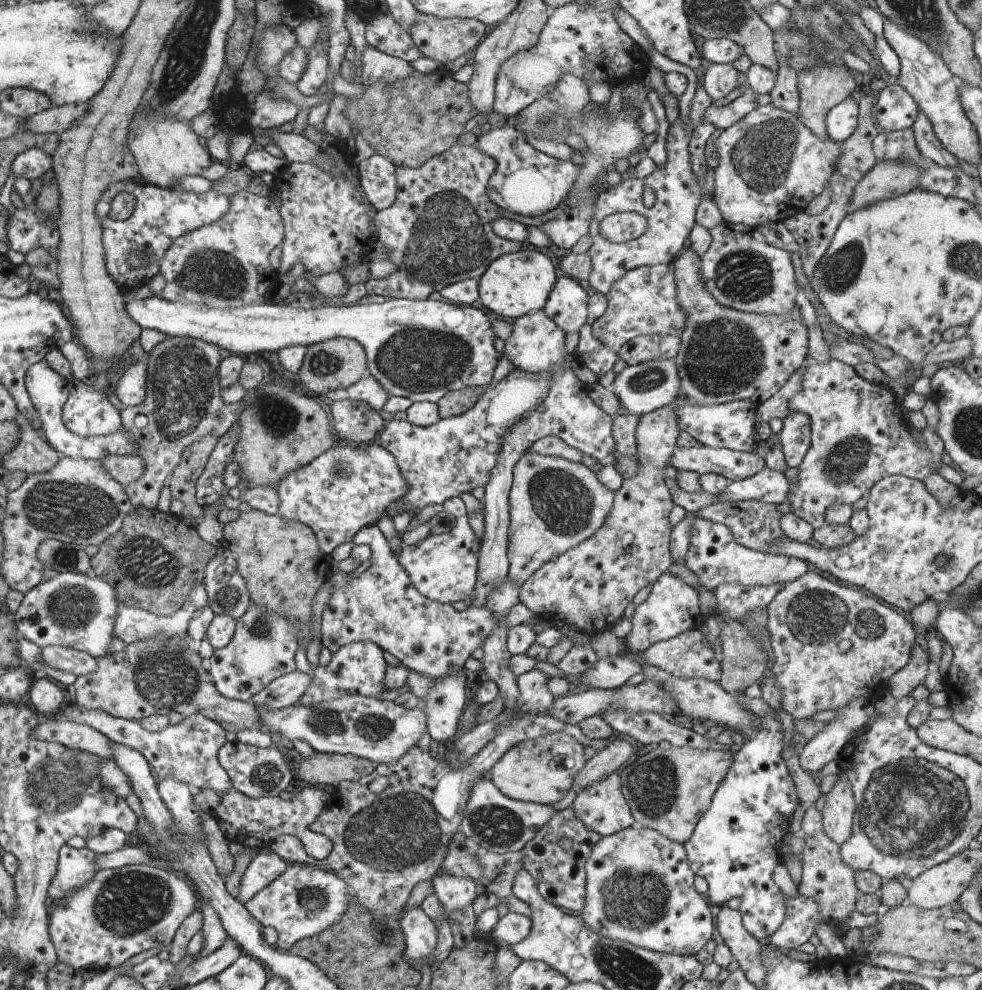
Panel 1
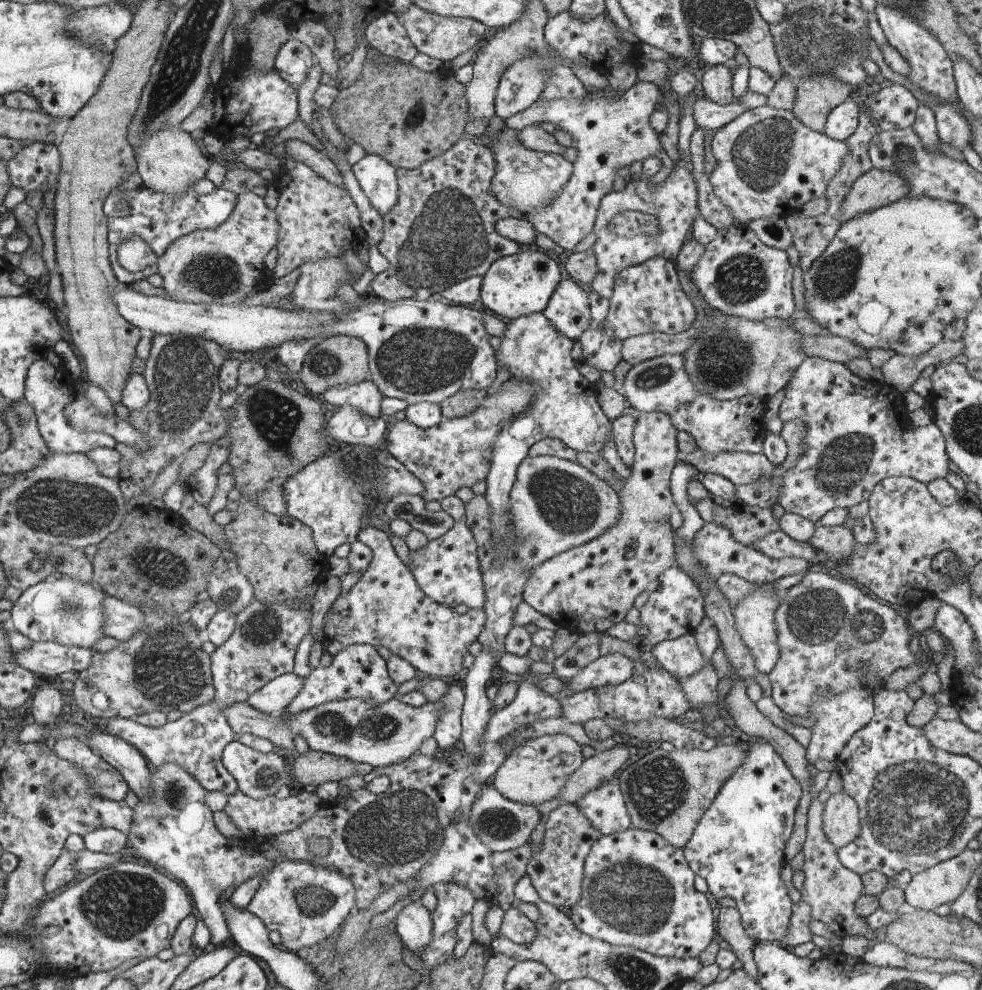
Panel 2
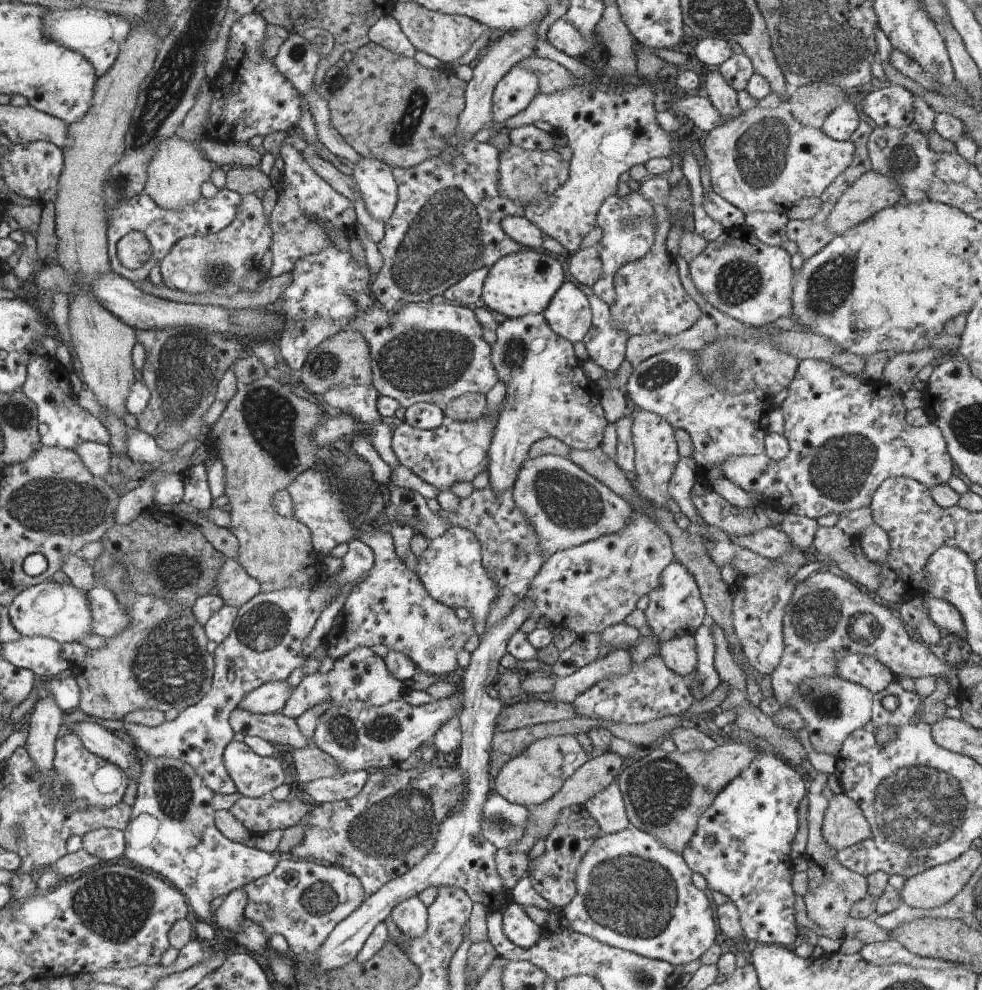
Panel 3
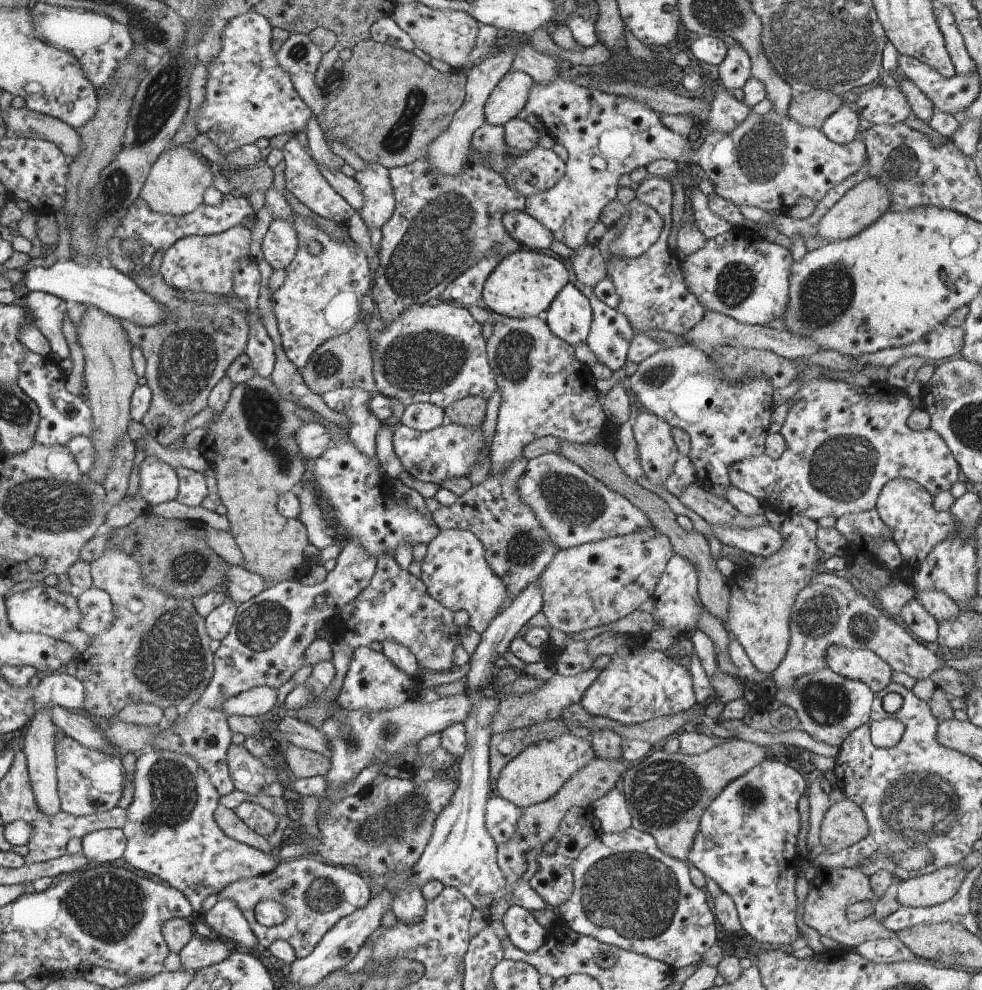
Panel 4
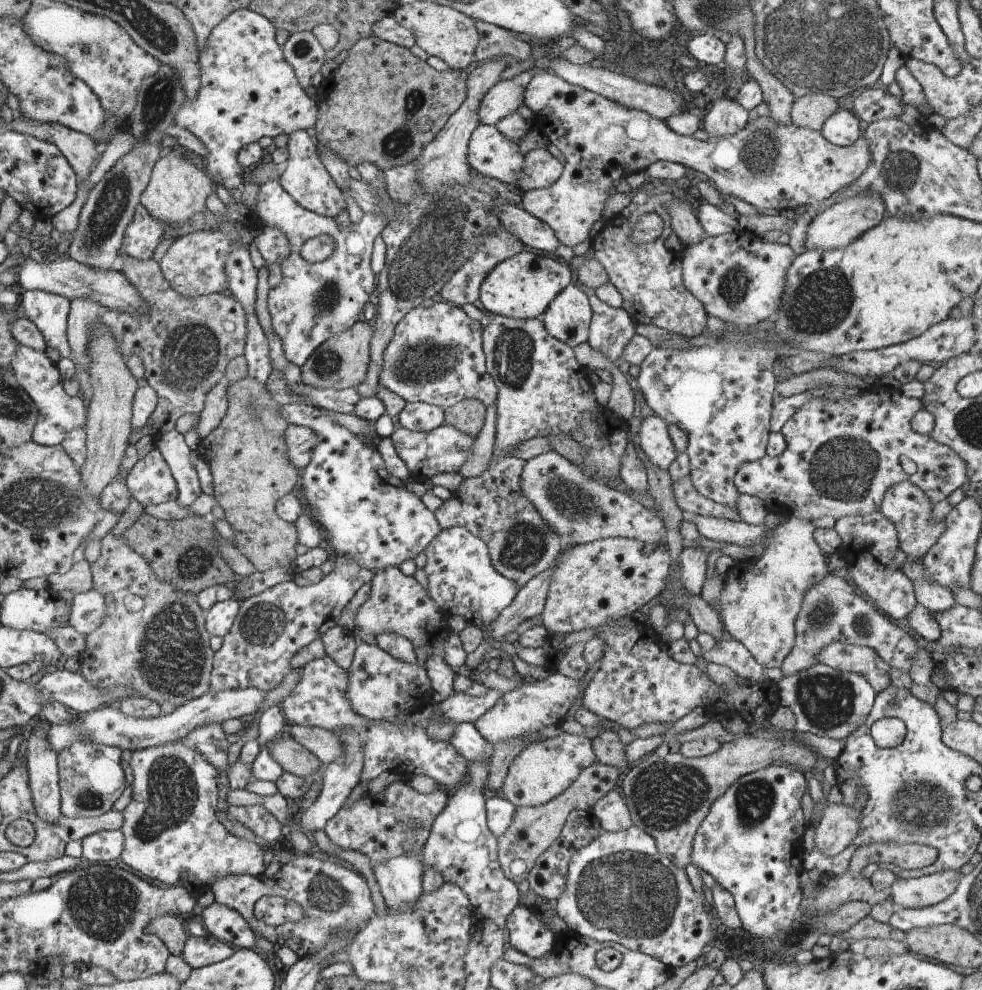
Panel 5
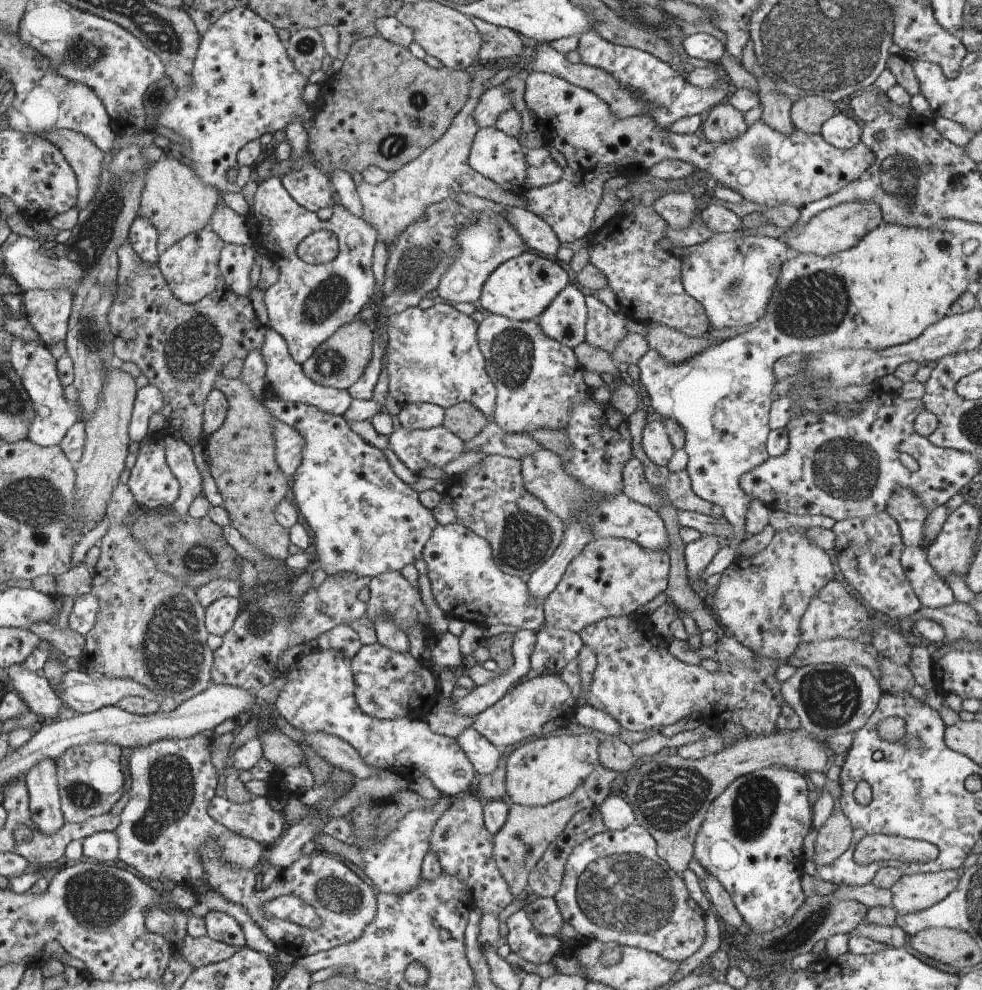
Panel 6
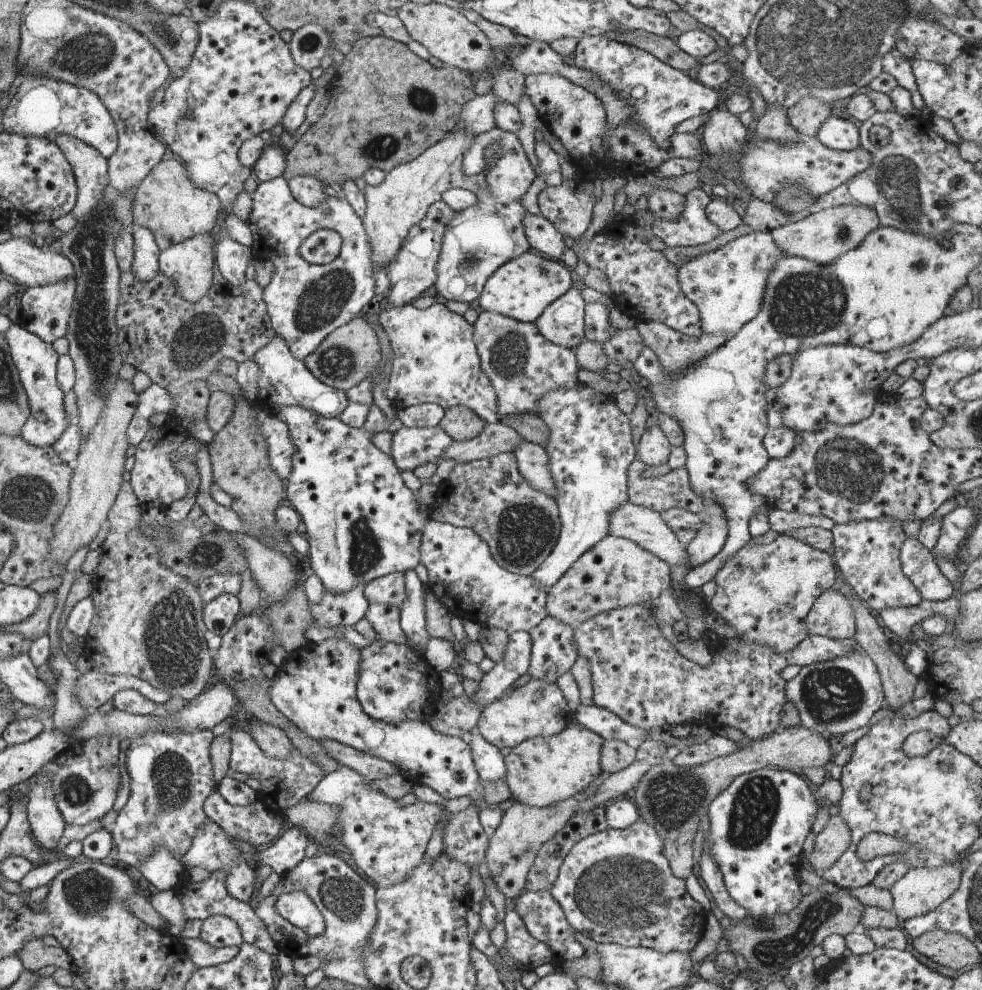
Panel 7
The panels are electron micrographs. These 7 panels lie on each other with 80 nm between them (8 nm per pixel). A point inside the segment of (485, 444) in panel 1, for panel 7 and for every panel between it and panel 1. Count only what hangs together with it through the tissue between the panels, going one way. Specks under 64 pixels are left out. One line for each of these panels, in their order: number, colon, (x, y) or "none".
2: (456, 453)
3: (456, 452)
4: (449, 451)
5: (426, 453)
6: (419, 449)
7: (411, 446)

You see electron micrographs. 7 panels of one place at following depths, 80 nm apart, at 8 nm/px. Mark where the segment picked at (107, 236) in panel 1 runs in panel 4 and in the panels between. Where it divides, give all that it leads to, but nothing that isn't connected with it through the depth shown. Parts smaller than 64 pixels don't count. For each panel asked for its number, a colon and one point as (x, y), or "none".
2: (159, 219)
3: (163, 227)
4: (158, 231)

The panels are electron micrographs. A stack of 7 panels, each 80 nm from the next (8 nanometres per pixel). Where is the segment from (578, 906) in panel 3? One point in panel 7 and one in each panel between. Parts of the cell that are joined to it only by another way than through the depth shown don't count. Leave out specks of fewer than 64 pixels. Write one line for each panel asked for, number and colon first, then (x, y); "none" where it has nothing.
4: (626, 892)
5: (619, 888)
6: (629, 896)
7: (615, 886)

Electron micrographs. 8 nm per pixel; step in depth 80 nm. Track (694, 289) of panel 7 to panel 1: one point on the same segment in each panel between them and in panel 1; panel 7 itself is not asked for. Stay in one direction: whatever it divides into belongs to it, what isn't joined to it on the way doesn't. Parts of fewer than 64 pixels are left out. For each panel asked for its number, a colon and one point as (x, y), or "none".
1: (742, 271)
2: (737, 274)
3: (738, 274)
4: (738, 273)
5: (739, 279)
6: (732, 278)

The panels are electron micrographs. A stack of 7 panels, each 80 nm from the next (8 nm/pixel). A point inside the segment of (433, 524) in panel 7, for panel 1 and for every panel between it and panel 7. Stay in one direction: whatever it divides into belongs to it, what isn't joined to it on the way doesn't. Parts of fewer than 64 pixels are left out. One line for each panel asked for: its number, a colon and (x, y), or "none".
1: (443, 567)
2: (447, 569)
3: (451, 570)
4: (455, 572)
5: (461, 579)
6: (465, 581)

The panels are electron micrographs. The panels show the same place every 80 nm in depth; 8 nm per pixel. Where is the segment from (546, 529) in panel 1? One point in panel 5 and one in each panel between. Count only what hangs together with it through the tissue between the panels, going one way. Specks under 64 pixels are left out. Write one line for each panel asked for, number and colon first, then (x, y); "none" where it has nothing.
2: (556, 504)
3: (566, 506)
4: (574, 507)
5: (582, 510)

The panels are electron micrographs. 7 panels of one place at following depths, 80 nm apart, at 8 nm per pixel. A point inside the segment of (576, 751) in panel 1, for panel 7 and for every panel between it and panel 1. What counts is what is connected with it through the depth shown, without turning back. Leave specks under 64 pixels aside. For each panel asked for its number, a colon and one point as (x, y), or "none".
2: (536, 771)
3: (534, 776)
4: (538, 773)
5: (545, 769)
6: (539, 772)
7: (541, 771)

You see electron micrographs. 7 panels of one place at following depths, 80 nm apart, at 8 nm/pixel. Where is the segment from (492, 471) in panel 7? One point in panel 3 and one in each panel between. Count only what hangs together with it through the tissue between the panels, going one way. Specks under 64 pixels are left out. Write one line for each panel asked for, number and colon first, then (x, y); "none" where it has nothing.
3: (510, 554)
4: (517, 548)
5: (492, 506)
6: (490, 499)

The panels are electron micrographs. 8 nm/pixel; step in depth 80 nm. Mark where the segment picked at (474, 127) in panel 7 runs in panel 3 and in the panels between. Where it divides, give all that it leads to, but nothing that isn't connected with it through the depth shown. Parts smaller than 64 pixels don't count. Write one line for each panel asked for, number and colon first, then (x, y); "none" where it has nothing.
3: (515, 91)
4: (508, 99)
5: (505, 97)
6: (496, 100)

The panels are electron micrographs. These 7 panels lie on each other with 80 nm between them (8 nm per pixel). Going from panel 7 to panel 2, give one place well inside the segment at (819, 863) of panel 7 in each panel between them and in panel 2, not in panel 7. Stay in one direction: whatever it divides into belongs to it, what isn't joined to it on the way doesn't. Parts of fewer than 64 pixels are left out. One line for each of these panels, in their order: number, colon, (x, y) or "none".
2: (841, 823)
3: (844, 825)
4: (844, 824)
5: (839, 825)
6: (835, 837)

